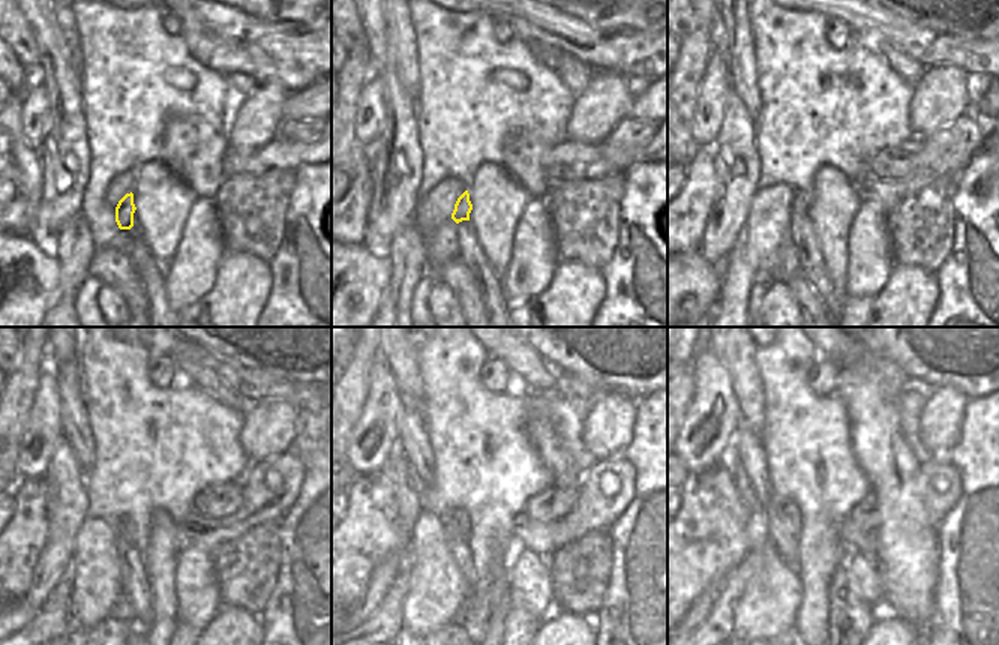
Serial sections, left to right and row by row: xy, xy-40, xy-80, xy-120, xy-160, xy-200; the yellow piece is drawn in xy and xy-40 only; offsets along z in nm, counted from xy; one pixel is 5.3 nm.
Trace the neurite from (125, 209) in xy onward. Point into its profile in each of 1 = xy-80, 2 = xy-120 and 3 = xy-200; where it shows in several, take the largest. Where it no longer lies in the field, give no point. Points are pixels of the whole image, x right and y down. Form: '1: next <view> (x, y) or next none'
1: next xy-80 (800, 206)
2: next xy-120 (123, 525)
3: next xy-200 (786, 510)

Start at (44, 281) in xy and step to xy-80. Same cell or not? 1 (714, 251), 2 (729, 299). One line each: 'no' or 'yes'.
1: no
2: no

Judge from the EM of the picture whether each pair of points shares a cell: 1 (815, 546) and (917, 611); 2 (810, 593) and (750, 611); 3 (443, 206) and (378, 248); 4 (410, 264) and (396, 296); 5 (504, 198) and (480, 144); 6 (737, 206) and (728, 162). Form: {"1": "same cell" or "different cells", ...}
{"1": "different cells", "2": "different cells", "3": "different cells", "4": "same cell", "5": "different cells", "6": "same cell"}

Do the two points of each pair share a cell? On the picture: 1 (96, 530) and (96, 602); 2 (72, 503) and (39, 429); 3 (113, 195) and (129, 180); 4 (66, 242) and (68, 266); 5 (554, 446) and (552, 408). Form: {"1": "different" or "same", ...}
{"1": "same", "2": "different", "3": "same", "4": "same", "5": "different"}

